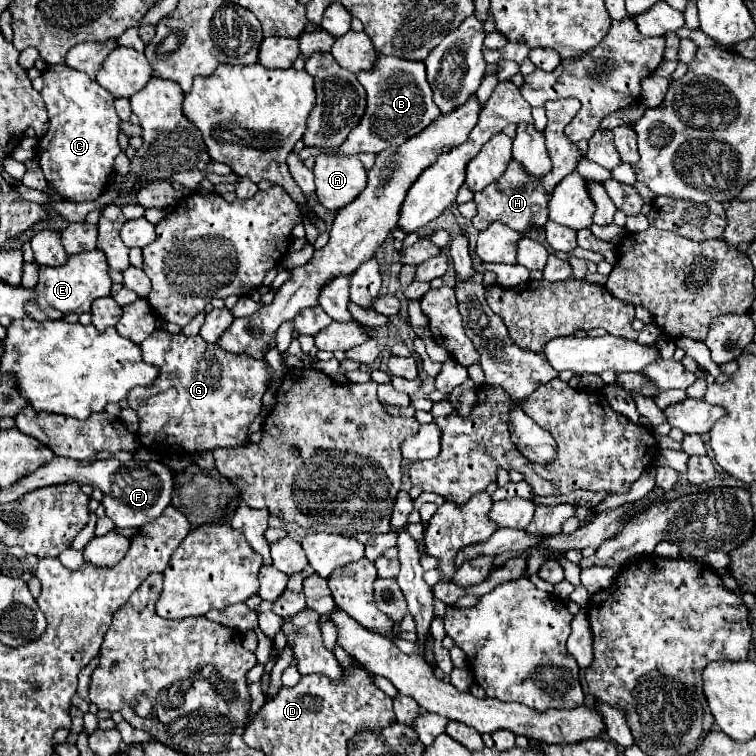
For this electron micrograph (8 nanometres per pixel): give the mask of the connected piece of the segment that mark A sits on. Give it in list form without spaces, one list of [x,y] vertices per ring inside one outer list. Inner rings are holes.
[[[316,156],[316,196],[326,210],[348,206],[366,186],[366,170],[358,156]]]

